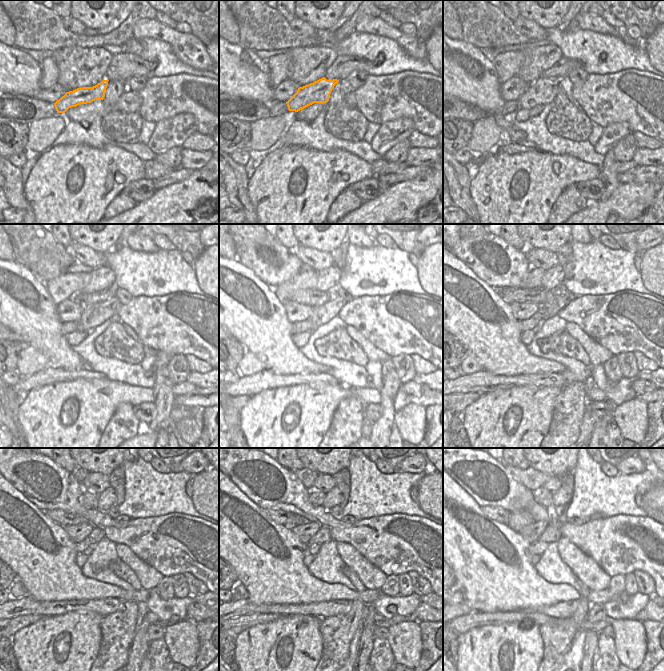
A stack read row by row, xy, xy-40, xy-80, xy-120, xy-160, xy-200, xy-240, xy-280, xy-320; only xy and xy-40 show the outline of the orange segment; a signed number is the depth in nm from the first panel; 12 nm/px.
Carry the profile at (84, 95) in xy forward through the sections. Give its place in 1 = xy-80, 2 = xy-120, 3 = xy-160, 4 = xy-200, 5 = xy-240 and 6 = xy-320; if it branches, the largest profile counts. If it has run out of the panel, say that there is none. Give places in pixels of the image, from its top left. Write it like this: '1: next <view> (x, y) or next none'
1: next xy-80 (543, 91)
2: next xy-120 (93, 315)
3: next xy-160 (321, 314)
4: next xy-200 (547, 310)
5: next xy-240 (122, 518)
6: next xy-320 (596, 516)

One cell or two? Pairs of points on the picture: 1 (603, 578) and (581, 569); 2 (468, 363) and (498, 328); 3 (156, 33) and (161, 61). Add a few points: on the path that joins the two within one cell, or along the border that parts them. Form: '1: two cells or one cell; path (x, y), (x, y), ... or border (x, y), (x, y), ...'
1: one cell; path (598, 578), (586, 569)
2: two cells; border (467, 354), (482, 369)
3: two cells; border (134, 37), (161, 39), (170, 46), (175, 55)

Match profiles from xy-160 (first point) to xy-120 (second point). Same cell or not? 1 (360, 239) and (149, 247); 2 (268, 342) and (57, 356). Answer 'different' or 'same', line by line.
1: same
2: same

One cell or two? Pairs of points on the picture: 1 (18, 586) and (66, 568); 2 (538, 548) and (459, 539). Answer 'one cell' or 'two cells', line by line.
1: two cells
2: two cells

